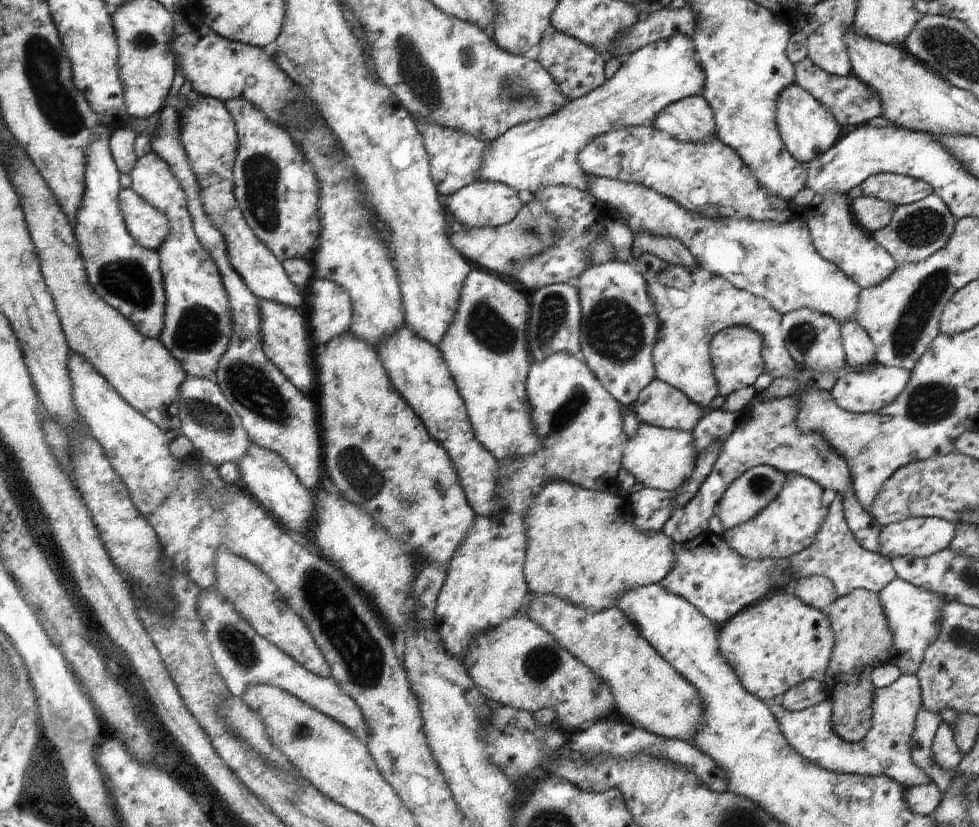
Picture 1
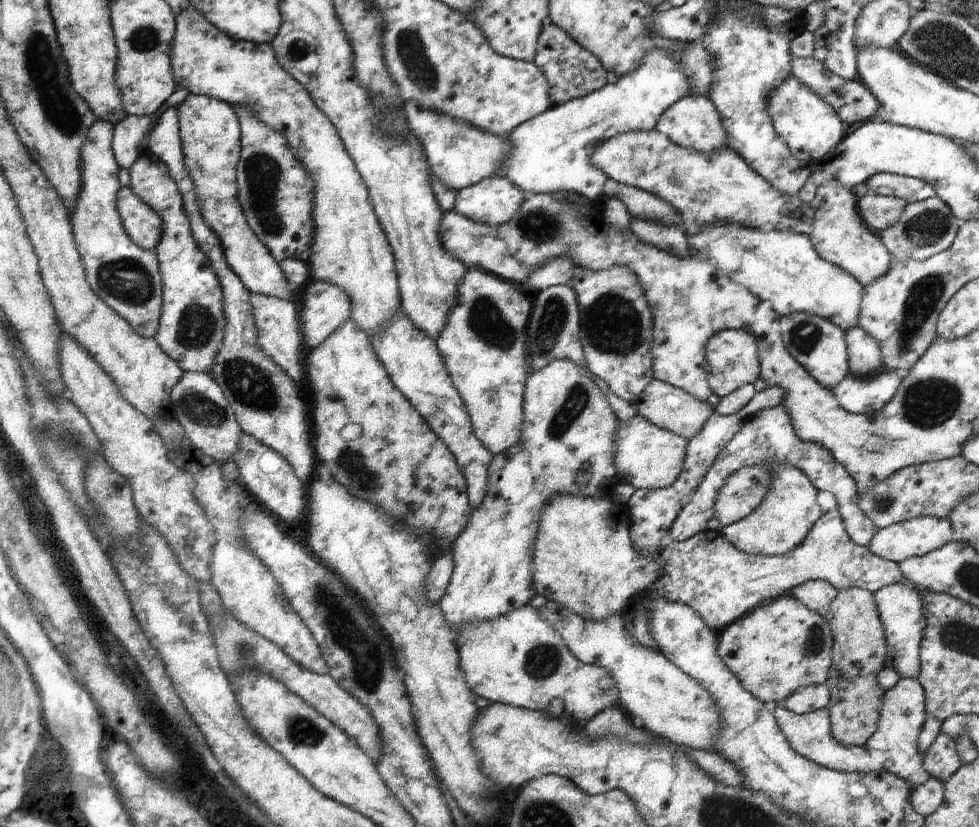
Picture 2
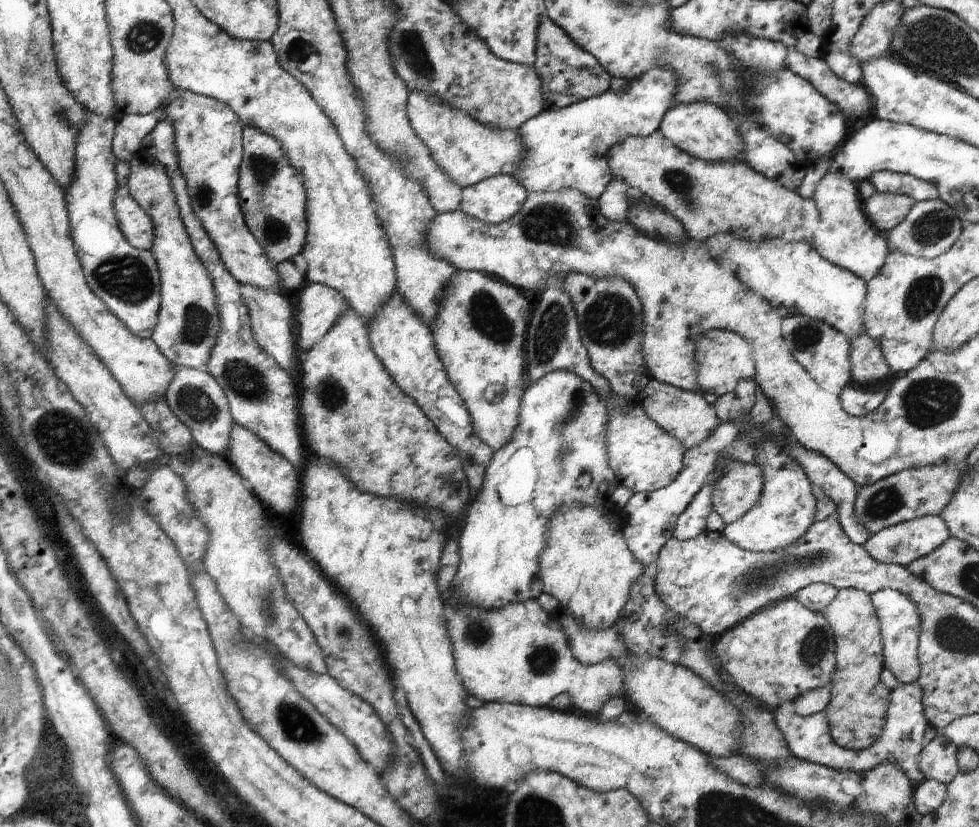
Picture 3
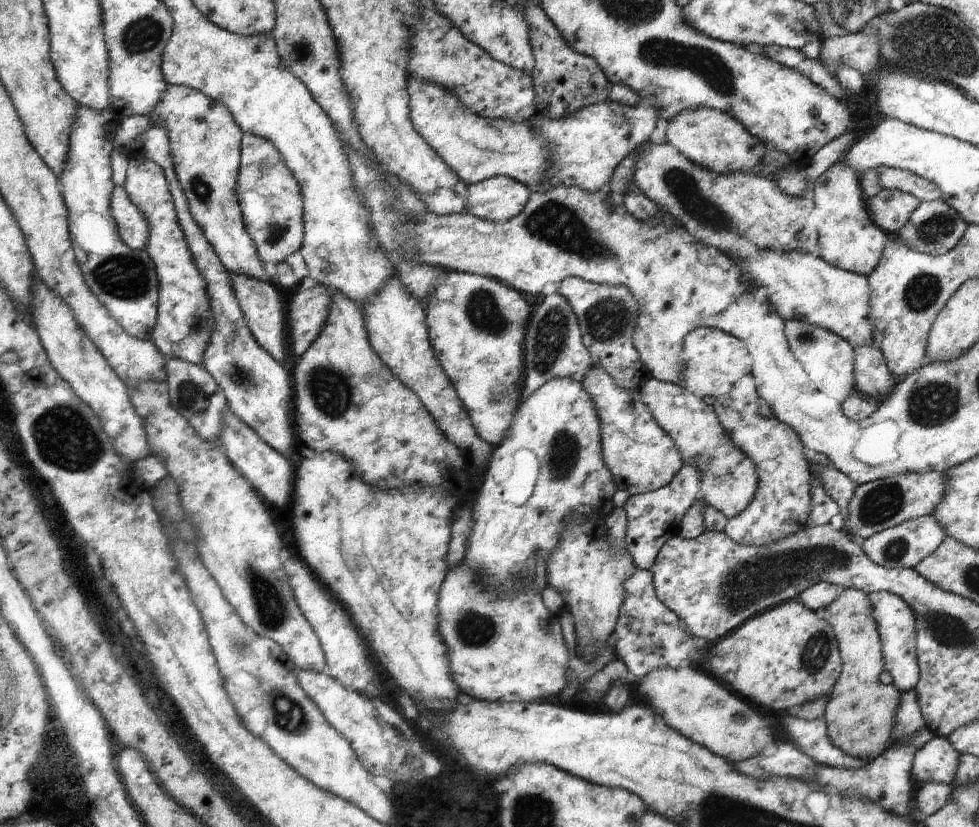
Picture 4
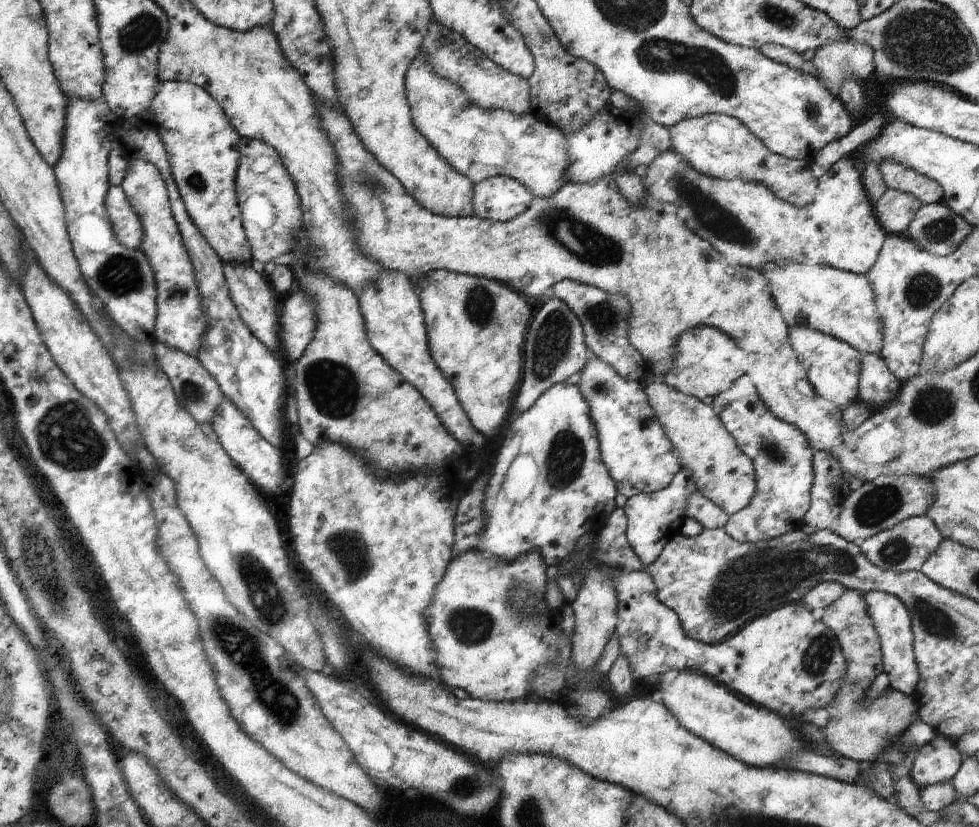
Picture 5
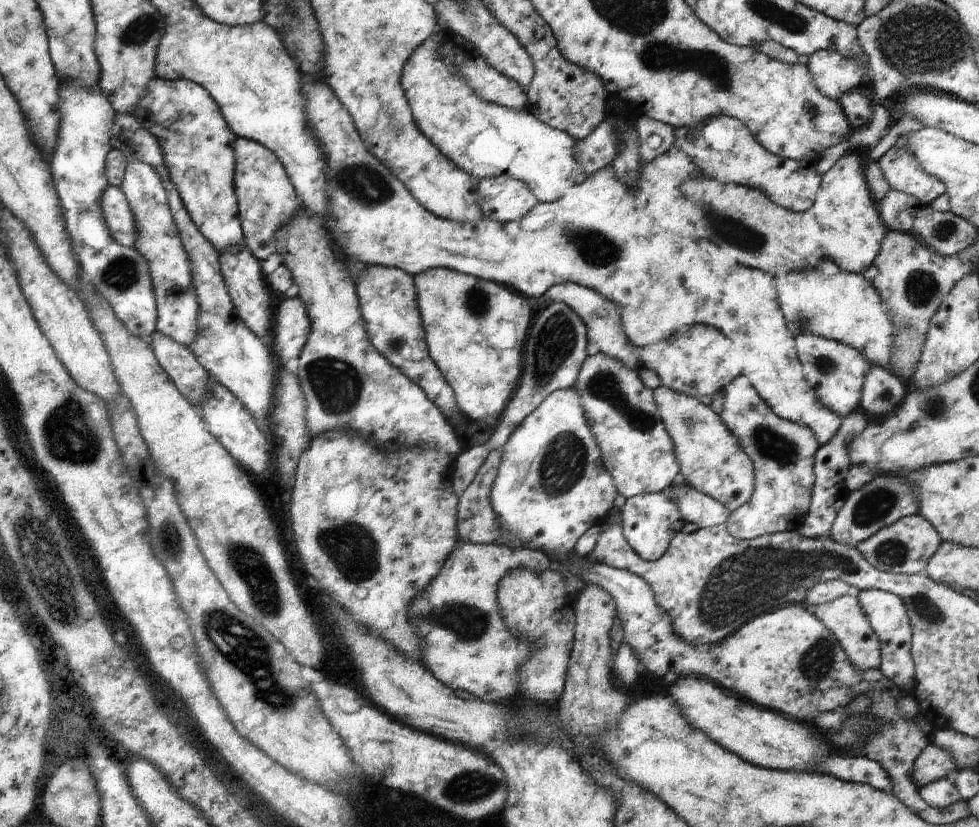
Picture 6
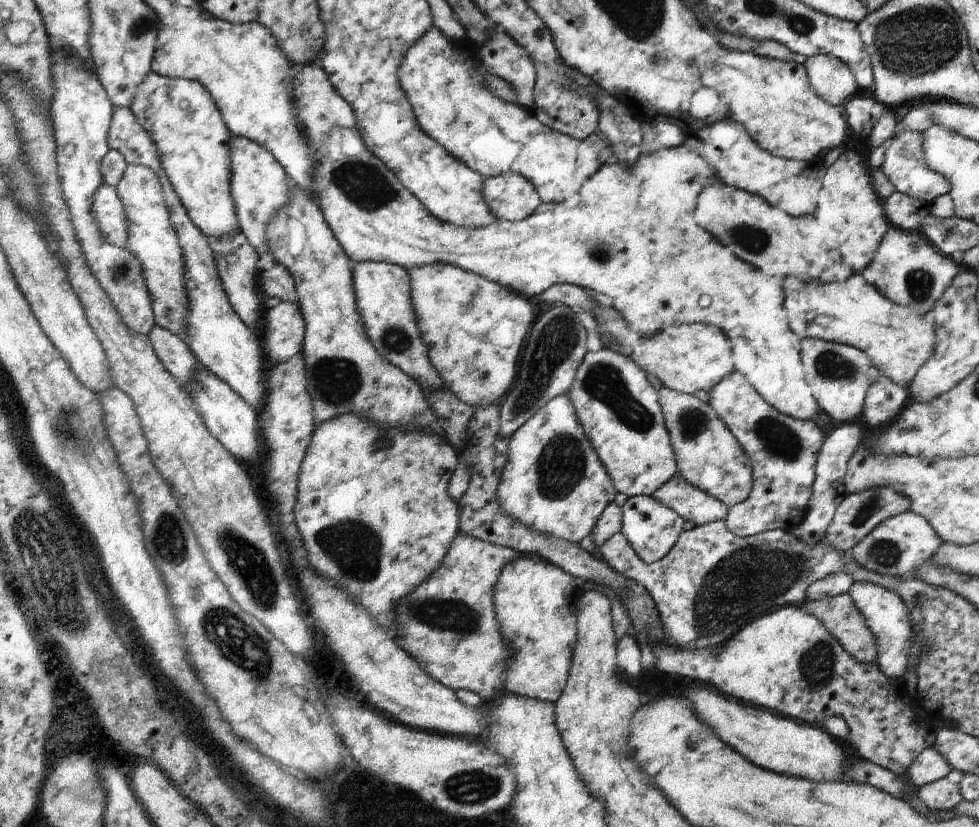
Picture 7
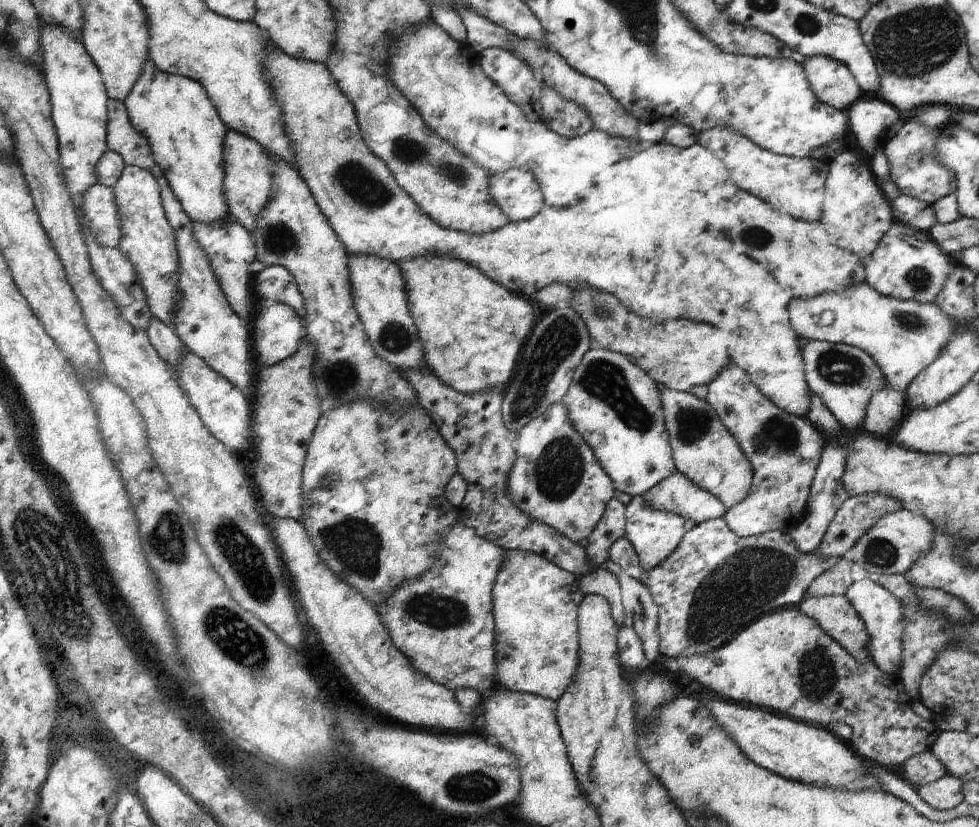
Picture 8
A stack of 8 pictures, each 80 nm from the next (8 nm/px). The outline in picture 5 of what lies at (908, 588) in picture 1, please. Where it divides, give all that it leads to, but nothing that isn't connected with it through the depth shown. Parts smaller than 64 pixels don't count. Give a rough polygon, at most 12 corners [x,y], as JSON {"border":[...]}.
{"border":[[891,593],[862,595],[888,687],[907,698],[918,672],[908,610]]}

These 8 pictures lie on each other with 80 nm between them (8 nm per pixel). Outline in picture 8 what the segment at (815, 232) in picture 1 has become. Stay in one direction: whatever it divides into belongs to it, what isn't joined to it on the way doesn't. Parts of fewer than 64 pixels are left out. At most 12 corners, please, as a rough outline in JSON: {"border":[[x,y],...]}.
{"border":[[828,162],[819,220],[829,242],[866,256],[893,220],[870,166]]}

